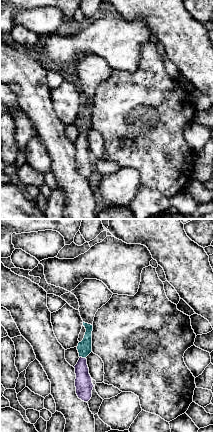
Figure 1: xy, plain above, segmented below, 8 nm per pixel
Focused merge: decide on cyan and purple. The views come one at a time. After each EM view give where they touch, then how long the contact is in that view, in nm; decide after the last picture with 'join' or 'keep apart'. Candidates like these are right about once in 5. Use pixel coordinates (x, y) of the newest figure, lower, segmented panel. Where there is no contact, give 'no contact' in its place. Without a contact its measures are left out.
contact (83, 357); length 50 nm

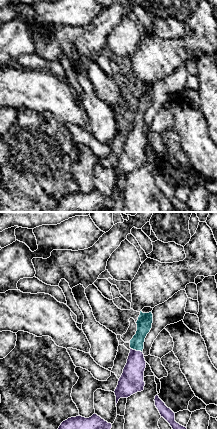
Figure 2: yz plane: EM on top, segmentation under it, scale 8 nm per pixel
contact (137, 350); length 100 nm

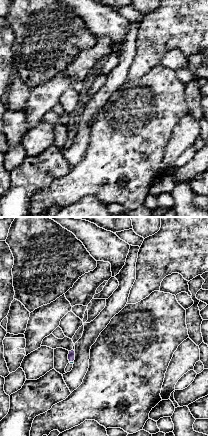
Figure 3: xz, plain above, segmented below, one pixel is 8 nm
contact (71, 362); length 40 nm

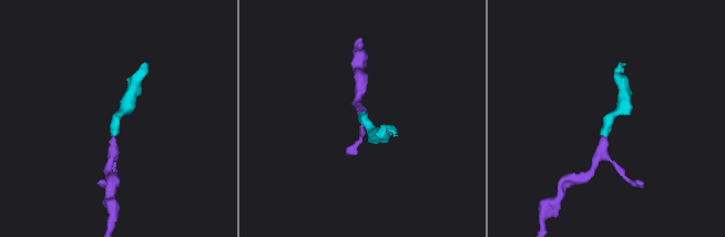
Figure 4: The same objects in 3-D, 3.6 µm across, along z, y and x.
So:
join

